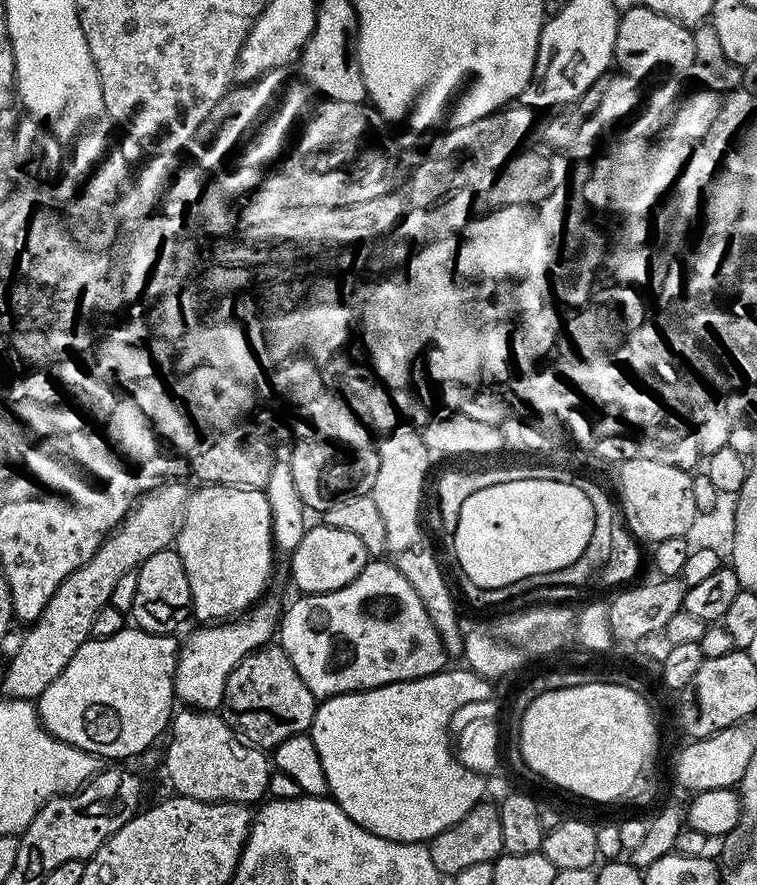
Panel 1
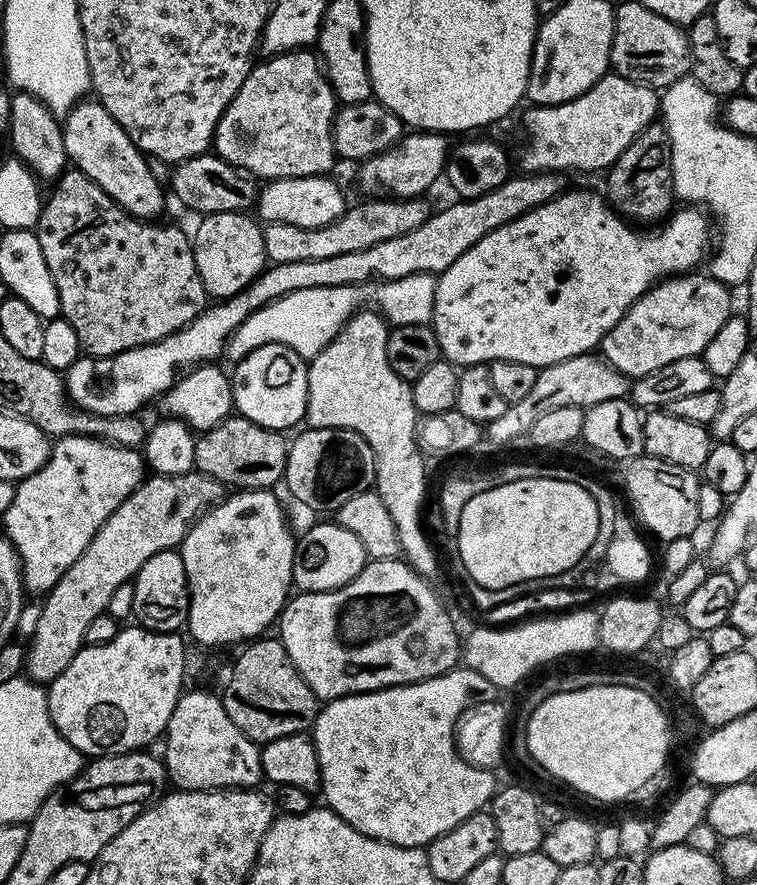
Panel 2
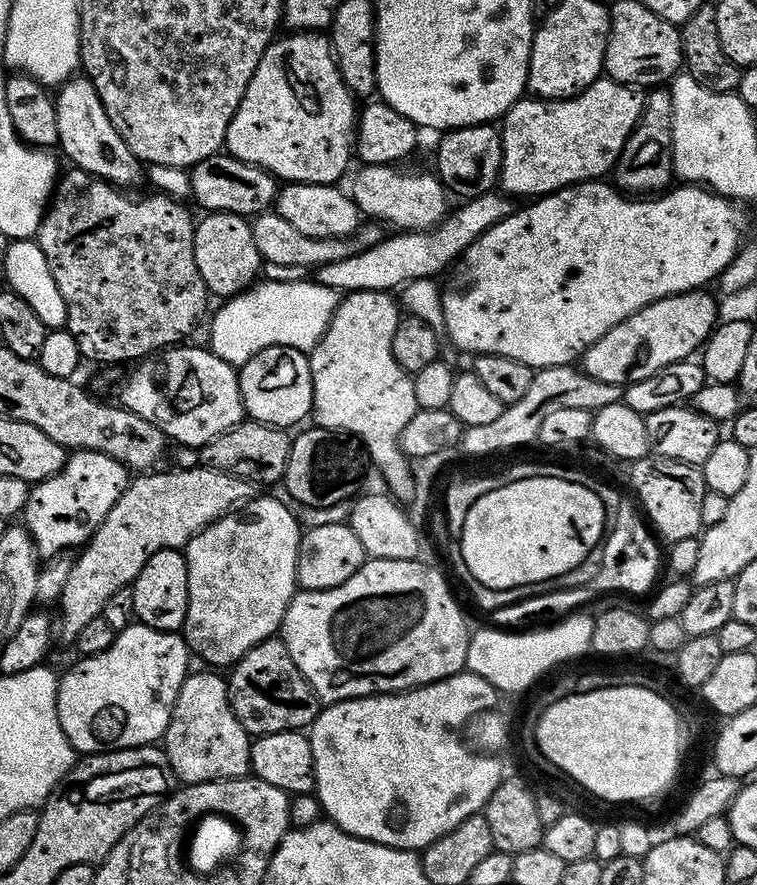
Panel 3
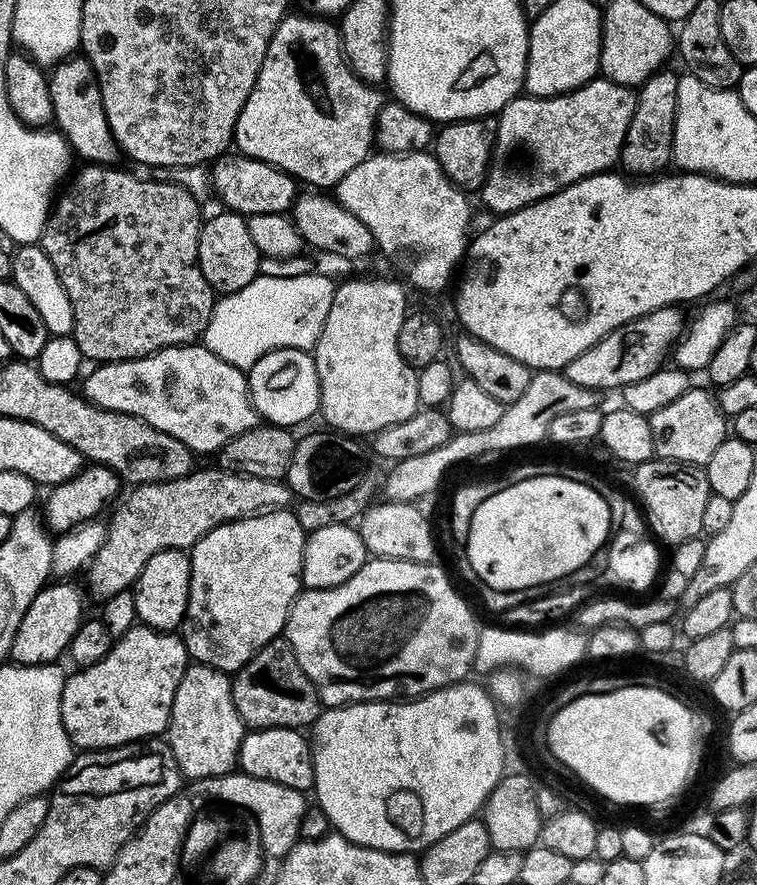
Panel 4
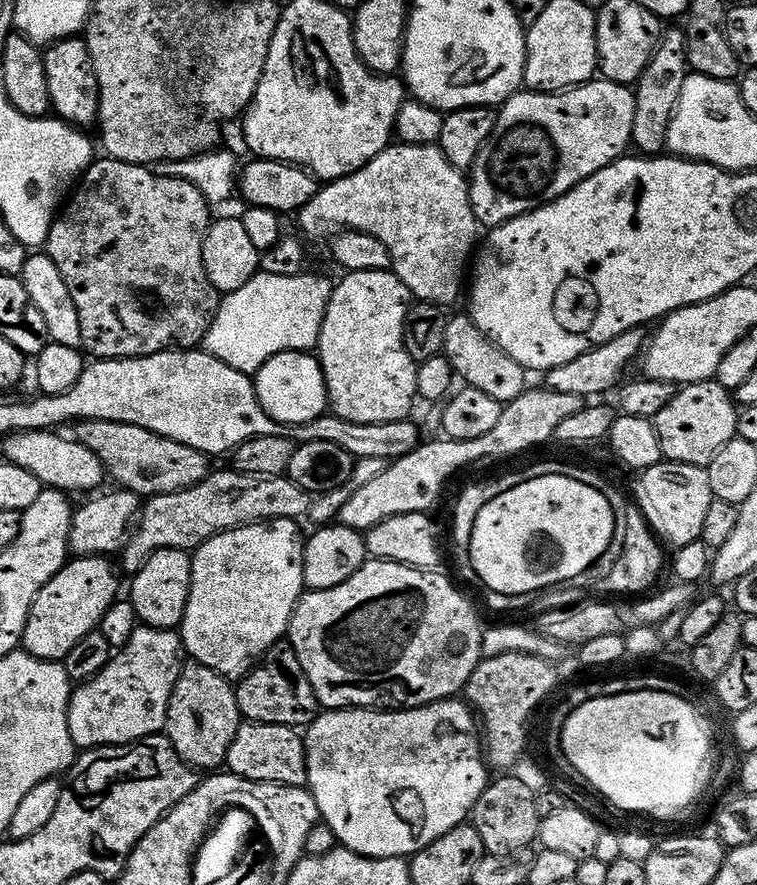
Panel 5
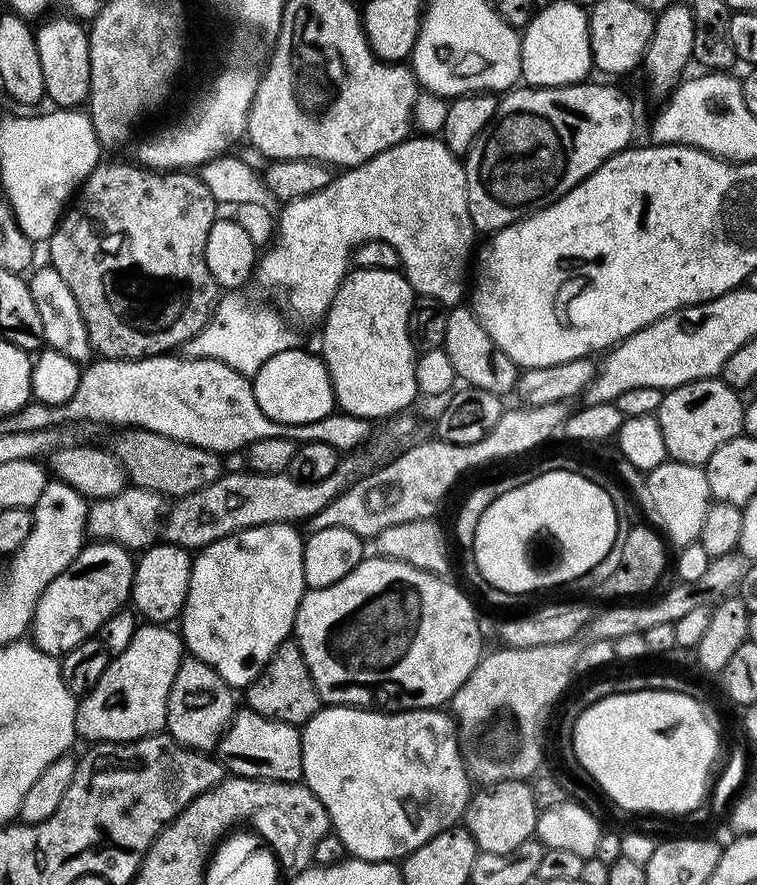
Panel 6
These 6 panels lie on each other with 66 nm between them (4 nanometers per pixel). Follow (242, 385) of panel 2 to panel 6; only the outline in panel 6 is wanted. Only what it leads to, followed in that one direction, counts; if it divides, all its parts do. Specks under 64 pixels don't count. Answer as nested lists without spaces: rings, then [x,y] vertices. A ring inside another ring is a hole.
[[[297,346],[274,354],[274,358],[266,361],[250,380],[262,414],[270,414],[270,418],[283,424],[318,422],[318,418],[326,418],[336,408],[328,367],[319,355],[311,356],[302,348]]]

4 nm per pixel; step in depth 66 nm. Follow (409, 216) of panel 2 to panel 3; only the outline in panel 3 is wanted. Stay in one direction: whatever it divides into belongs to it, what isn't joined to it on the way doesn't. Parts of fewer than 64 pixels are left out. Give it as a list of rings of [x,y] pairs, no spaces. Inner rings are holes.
[[[274,210],[261,212],[251,217],[254,244],[258,246],[258,254],[265,265],[273,264],[276,268],[309,268],[315,270],[323,264],[338,262],[342,258],[350,258],[355,252],[374,246],[382,238],[381,225],[368,222],[355,234],[330,238],[310,238],[310,234],[301,234],[295,226],[290,226],[286,218],[282,218]],[[368,224],[368,225],[367,225]]]

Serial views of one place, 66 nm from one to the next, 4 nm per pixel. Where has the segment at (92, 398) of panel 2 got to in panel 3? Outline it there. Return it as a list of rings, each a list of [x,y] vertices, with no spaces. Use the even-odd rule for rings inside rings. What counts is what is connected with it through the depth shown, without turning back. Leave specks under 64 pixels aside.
[[[493,190],[473,196],[460,209],[449,211],[434,228],[427,230],[402,230],[396,235],[385,235],[374,246],[355,252],[350,258],[323,264],[315,269],[317,284],[332,288],[338,294],[349,292],[386,292],[403,289],[411,280],[426,280],[439,277],[439,272],[448,263],[459,261],[472,243],[490,226],[505,220],[514,211],[513,201],[503,191]]]

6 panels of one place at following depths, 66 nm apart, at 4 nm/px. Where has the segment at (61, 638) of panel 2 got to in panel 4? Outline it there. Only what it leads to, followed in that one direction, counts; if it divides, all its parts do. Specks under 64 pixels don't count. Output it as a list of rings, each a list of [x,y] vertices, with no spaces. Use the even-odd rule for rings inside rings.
[[[213,466],[213,468],[204,468],[199,470],[193,470],[188,473],[187,476],[182,478],[174,478],[173,480],[163,480],[162,482],[154,482],[153,484],[138,484],[131,489],[132,492],[124,501],[120,504],[120,509],[112,516],[112,521],[107,521],[107,532],[105,534],[105,541],[102,542],[101,549],[94,554],[91,561],[89,561],[86,567],[86,573],[88,573],[88,584],[86,588],[89,593],[92,592],[97,596],[97,601],[103,602],[111,598],[114,594],[119,592],[127,592],[135,585],[136,580],[142,574],[142,566],[146,566],[146,562],[150,562],[150,558],[154,558],[154,554],[158,554],[158,550],[170,550],[171,548],[182,548],[185,550],[191,550],[195,544],[198,543],[203,536],[210,530],[214,530],[218,526],[222,526],[226,522],[231,520],[241,520],[247,516],[255,516],[258,512],[265,510],[284,510],[289,507],[288,504],[291,500],[294,500],[294,493],[291,488],[288,487],[284,480],[271,480],[270,478],[254,478],[253,476],[247,476],[246,474],[234,474],[233,472],[227,472],[225,468],[219,466]]]

